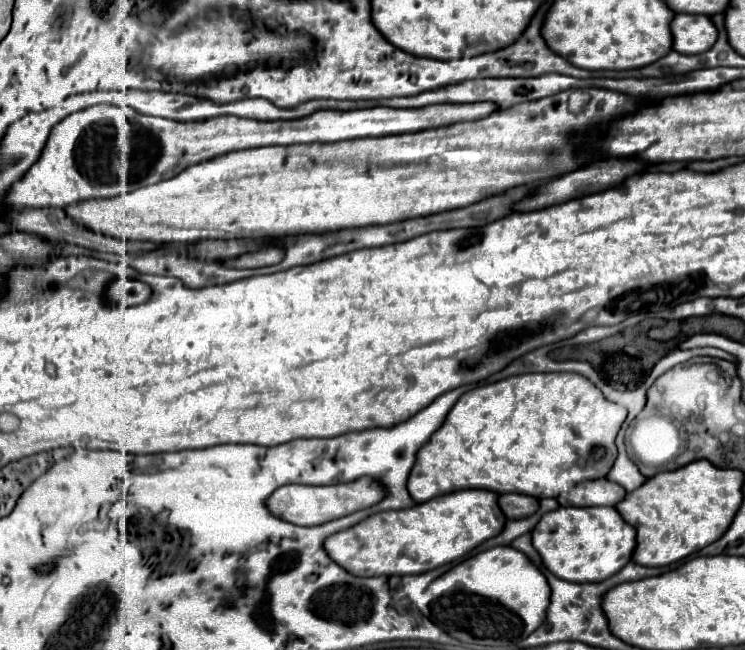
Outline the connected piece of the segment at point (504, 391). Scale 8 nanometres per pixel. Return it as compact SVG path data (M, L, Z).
M571 372L519 374L487 386L477 386L455 402L441 428L421 446L407 480L407 490L417 504L463 488L489 488L497 494L519 492L533 498L557 498L577 482L607 476L617 456L615 436L625 416L627 410L621 404L605 400L585 376Z

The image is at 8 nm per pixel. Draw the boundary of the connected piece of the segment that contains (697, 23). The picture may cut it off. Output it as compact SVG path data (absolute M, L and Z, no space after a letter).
M675 14L671 20L673 50L681 54L701 54L717 40L717 30L707 16Z

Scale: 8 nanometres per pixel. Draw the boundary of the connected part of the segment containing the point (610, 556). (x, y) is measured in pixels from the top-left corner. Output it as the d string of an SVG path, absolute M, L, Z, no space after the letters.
M557 508L547 512L531 532L533 546L551 574L569 582L601 582L621 570L635 548L635 530L615 508Z

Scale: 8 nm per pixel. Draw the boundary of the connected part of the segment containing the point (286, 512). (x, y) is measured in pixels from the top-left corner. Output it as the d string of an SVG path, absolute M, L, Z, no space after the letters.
M359 478L355 482L347 484L333 484L333 486L303 486L303 484L287 484L277 488L271 498L267 500L269 510L297 526L319 526L329 520L337 520L341 516L349 516L357 510L369 508L377 504L383 498L383 488L381 484L373 482L371 478Z

